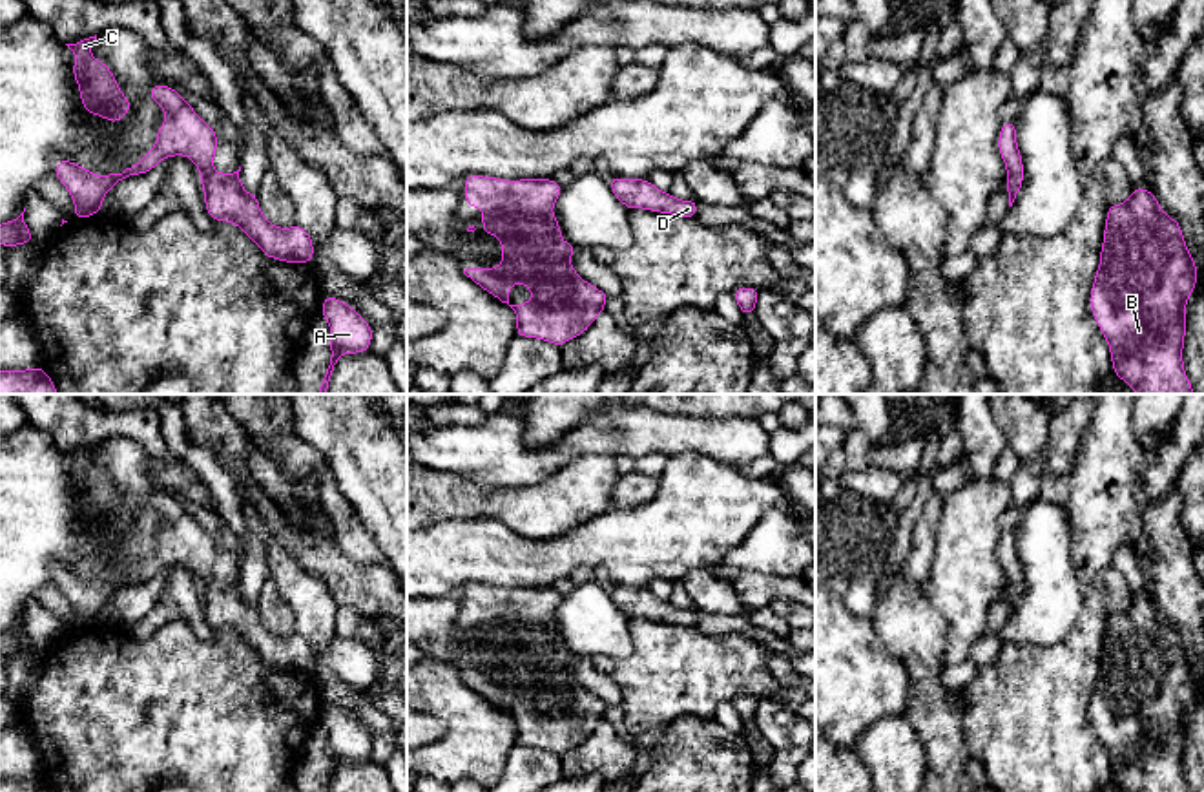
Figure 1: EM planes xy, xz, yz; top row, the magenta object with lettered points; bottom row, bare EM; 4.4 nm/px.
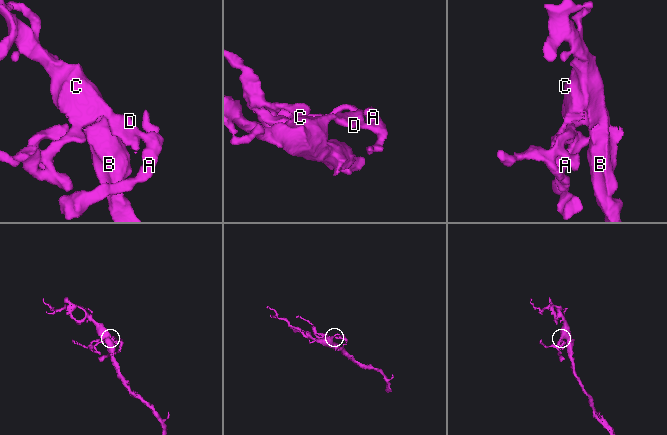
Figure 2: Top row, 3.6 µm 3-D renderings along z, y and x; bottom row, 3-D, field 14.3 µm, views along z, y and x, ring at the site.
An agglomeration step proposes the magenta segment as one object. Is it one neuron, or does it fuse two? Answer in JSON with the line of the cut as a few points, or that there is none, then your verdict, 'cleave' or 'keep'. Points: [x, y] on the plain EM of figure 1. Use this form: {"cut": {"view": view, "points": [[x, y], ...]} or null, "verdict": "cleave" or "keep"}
{"cut": null, "verdict": "keep"}

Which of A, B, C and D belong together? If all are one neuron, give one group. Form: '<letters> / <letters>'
A B C D

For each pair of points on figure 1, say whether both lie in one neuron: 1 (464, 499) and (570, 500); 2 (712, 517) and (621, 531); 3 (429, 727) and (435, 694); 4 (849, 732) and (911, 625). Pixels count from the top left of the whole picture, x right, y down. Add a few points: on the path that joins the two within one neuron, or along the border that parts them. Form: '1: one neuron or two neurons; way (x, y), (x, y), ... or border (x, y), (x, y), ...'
1: one neuron; way (489, 500), (544, 500)
2: one neuron; way (690, 524), (677, 531), (643, 531)
3: two neurons; border (427, 712), (436, 716), (446, 730), (425, 747)
4: two neurons; border (871, 619), (880, 645), (907, 672), (907, 698)

